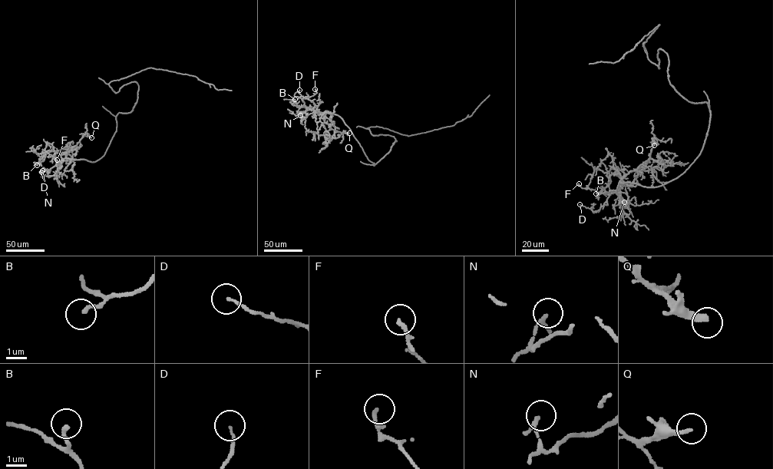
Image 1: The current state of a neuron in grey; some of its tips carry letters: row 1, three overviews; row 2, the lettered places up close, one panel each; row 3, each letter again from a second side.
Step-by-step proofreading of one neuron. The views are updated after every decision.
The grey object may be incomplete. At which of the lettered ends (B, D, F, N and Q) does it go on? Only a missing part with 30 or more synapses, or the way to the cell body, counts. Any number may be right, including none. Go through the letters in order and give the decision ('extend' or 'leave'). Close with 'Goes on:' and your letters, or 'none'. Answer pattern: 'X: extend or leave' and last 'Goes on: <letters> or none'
B: leave
D: leave
F: leave
N: leave
Q: leave
Goes on: none

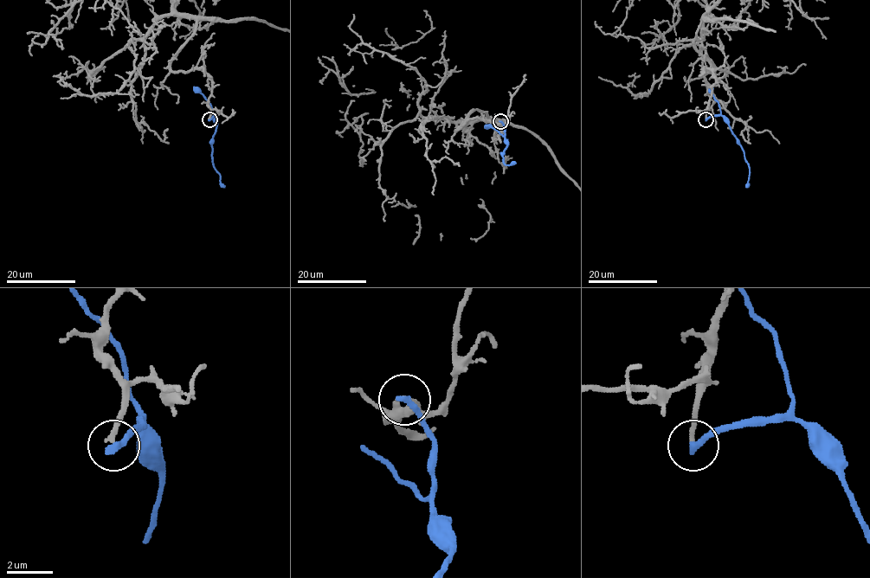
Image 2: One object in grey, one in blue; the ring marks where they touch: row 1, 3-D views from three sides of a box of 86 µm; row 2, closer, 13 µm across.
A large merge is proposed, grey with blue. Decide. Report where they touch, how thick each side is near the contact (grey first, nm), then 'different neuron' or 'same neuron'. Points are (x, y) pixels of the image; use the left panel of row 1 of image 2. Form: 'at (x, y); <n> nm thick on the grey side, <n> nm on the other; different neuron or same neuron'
at (209, 119); 200 nm thick on the grey side, 320 nm on the other; different neuron

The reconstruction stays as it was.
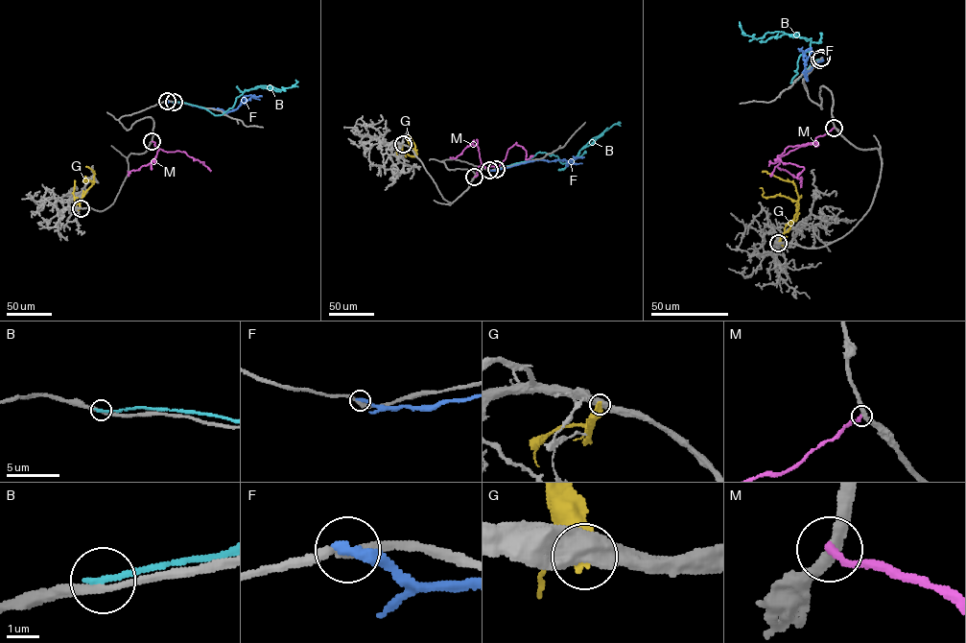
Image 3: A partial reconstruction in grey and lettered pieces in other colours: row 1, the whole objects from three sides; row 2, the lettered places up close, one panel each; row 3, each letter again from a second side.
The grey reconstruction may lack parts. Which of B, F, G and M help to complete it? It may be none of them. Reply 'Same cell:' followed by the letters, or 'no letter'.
Same cell: no letter

